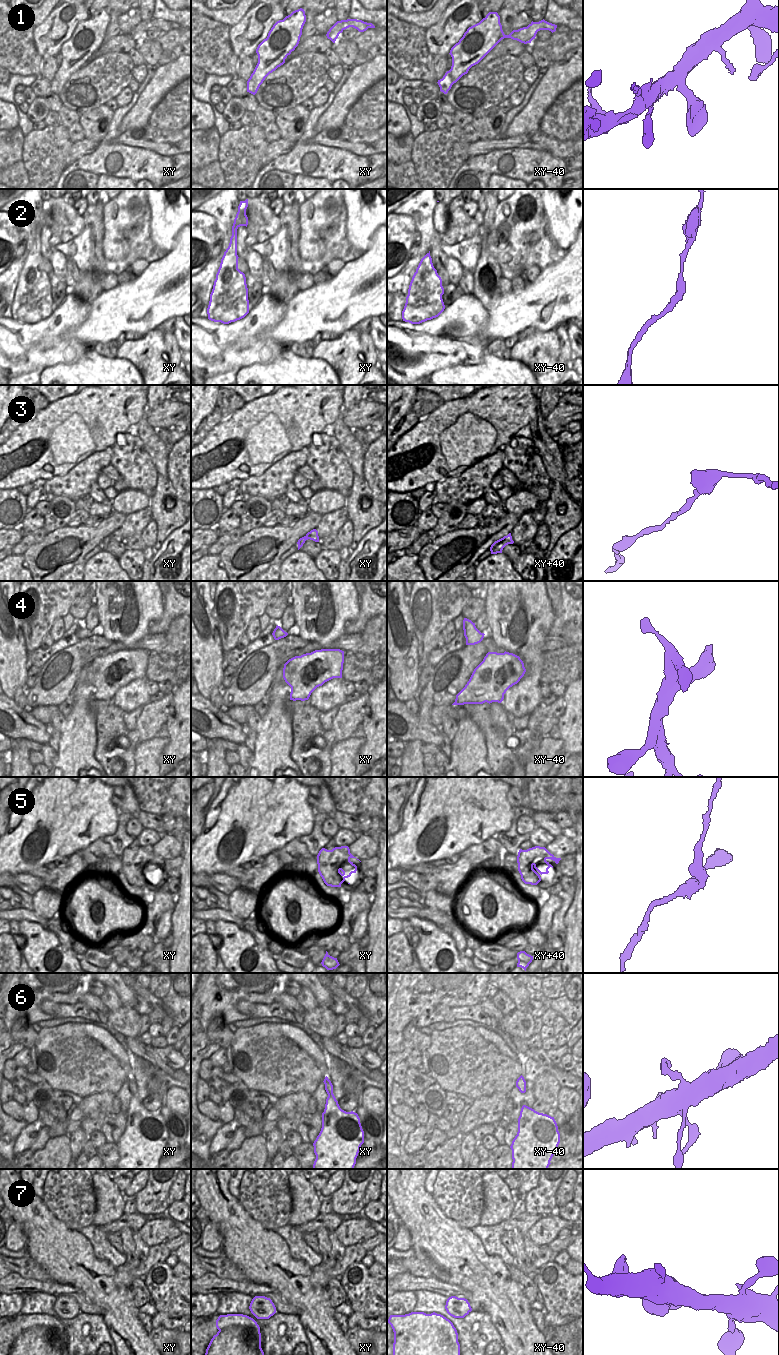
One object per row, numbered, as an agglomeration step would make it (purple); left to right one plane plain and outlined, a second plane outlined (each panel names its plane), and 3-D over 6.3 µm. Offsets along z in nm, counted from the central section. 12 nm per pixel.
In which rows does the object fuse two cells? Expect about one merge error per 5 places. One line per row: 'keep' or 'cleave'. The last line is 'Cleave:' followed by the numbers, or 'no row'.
1: keep
2: keep
3: keep
4: keep
5: keep
6: keep
7: keep
Cleave: no row

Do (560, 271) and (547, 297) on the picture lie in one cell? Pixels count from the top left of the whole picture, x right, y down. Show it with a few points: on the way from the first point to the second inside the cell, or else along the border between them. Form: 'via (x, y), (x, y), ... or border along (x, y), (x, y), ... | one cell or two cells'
via (560, 277), (560, 284), (553, 291) | one cell

